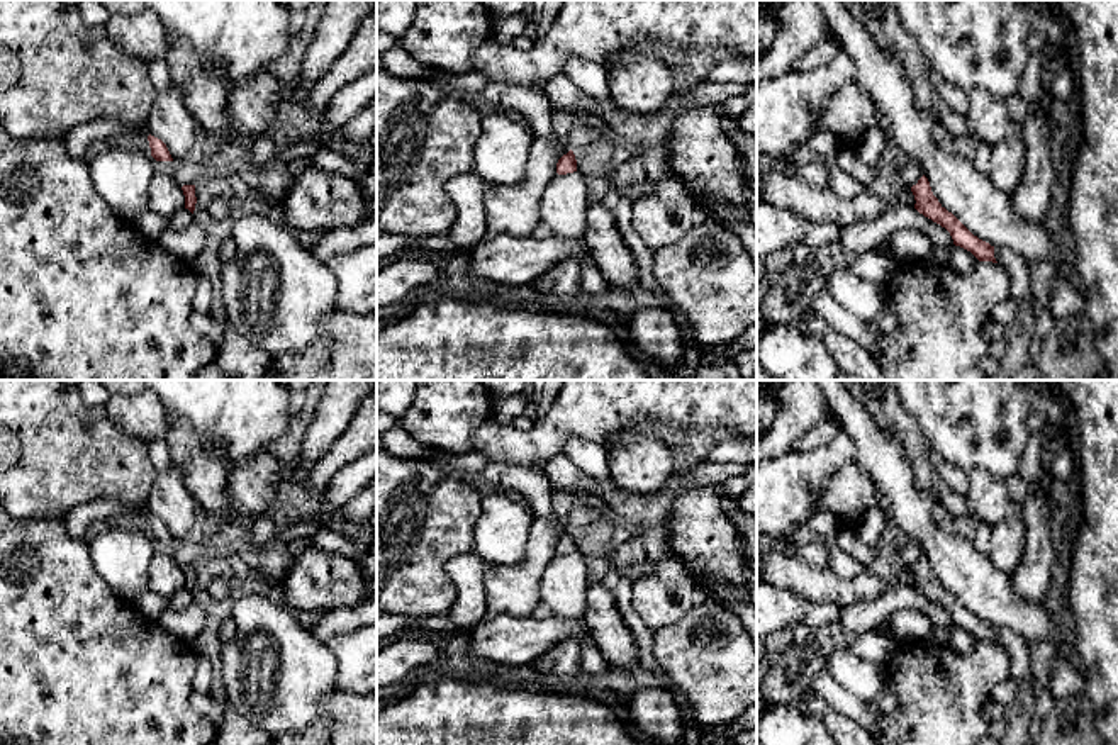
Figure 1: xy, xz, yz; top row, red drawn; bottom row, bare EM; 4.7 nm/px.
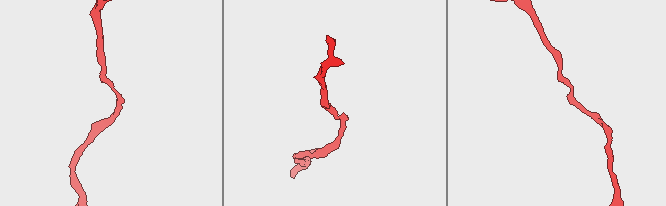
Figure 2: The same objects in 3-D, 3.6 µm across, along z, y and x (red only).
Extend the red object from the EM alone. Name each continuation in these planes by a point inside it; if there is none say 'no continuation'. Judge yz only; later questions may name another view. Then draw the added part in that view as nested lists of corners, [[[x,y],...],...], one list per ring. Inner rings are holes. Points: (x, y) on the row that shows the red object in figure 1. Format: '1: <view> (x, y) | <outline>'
no continuation

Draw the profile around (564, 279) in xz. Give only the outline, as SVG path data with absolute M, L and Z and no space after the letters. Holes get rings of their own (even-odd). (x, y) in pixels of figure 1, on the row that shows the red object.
M575 260L556 261L550 270L543 272L531 283L533 288L553 295L579 295L582 263Z

